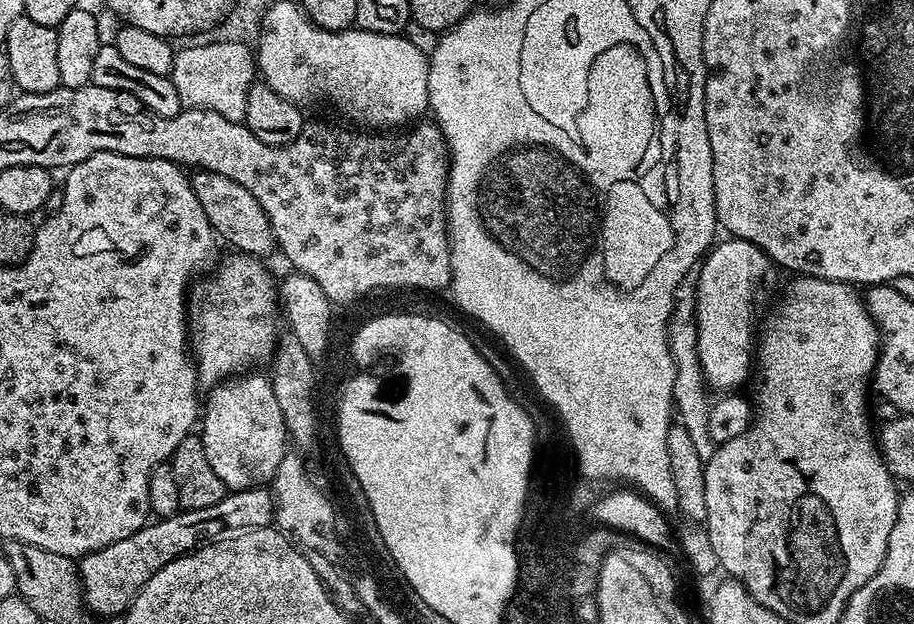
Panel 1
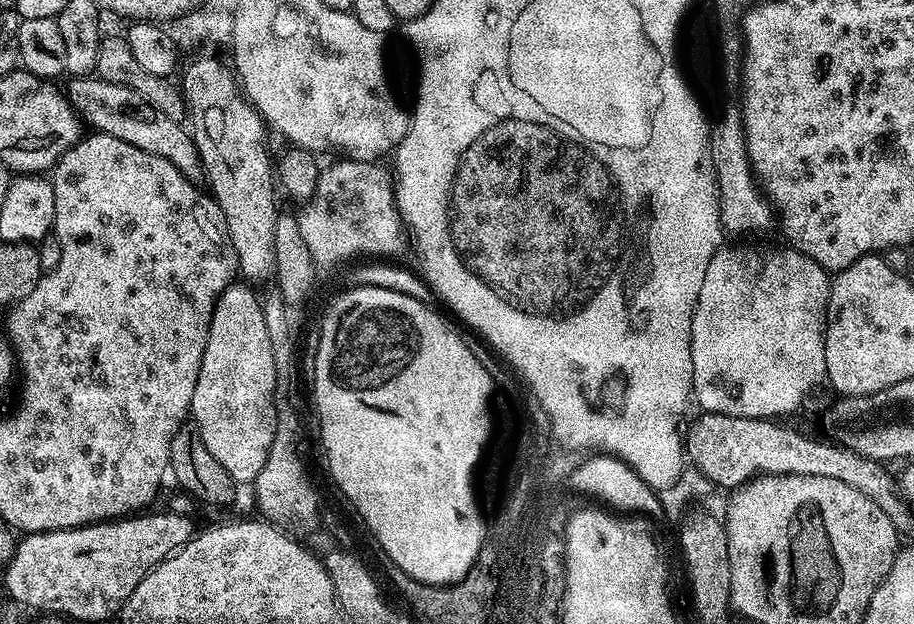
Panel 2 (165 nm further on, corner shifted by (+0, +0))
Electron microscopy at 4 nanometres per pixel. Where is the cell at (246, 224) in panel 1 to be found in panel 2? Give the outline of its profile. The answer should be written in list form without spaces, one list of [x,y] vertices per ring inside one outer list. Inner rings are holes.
[[[95,75],[72,78],[67,82],[67,98],[87,127],[89,124],[89,129],[122,138],[122,142],[130,142],[130,146],[138,146],[138,150],[146,150],[146,154],[158,154],[158,158],[166,158],[166,162],[173,164],[188,180],[196,182],[201,179],[200,155],[181,121],[166,118],[166,114],[150,106],[142,94],[126,86],[101,80]]]

